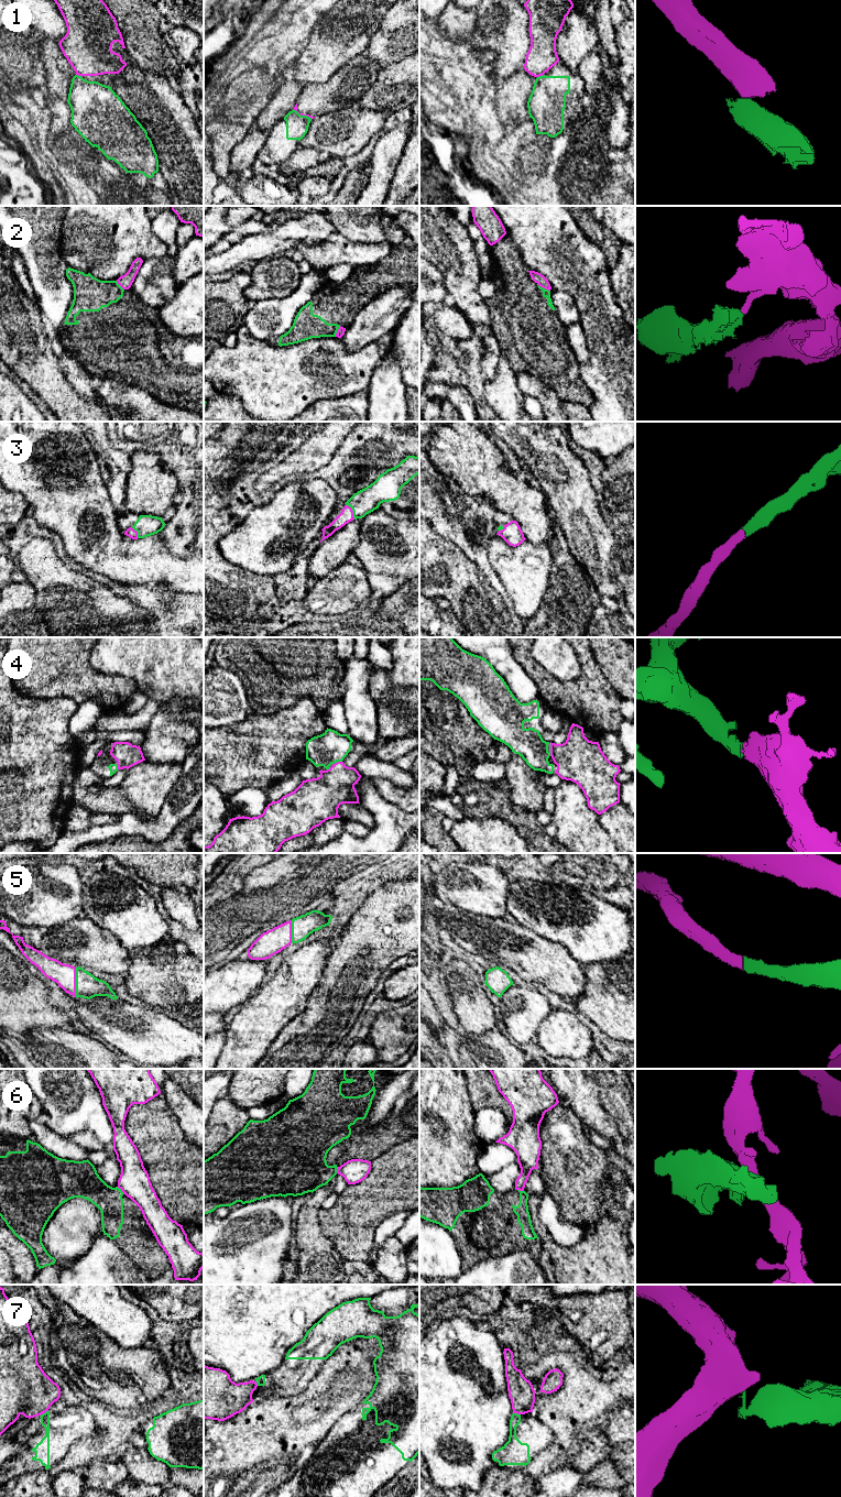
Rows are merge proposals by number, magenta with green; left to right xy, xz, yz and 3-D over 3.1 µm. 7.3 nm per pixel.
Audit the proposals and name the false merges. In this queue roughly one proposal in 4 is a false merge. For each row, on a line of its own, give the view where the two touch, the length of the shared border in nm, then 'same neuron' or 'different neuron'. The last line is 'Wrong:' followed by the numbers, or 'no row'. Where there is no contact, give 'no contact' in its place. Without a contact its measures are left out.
1: meets magenta in xy; contact 50 nm long; different neuron
2: meets magenta in yz; contact 100 nm long; different neuron
3: meets magenta in xz; contact 130 nm long; same neuron
4: meets magenta in yz; contact 100 nm long; same neuron
5: meets magenta in xy; contact 220 nm long; same neuron
6: meets magenta in xy; contact 80 nm long; different neuron
7: meets magenta in xy; contact 80 nm long; different neuron
Wrong: 1, 2, 6, 7

